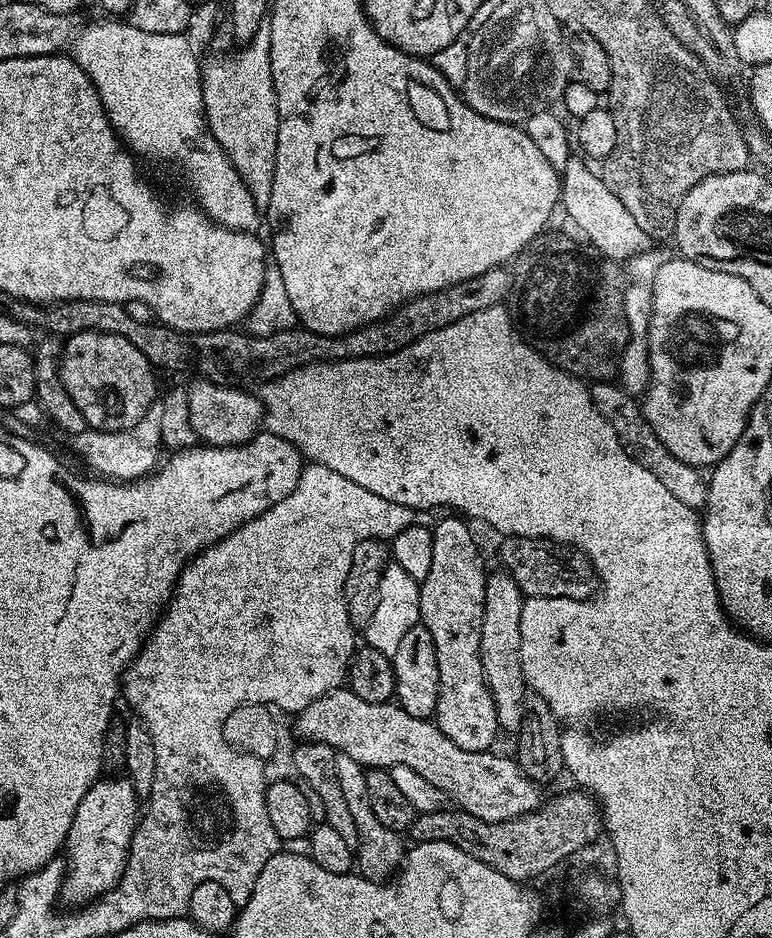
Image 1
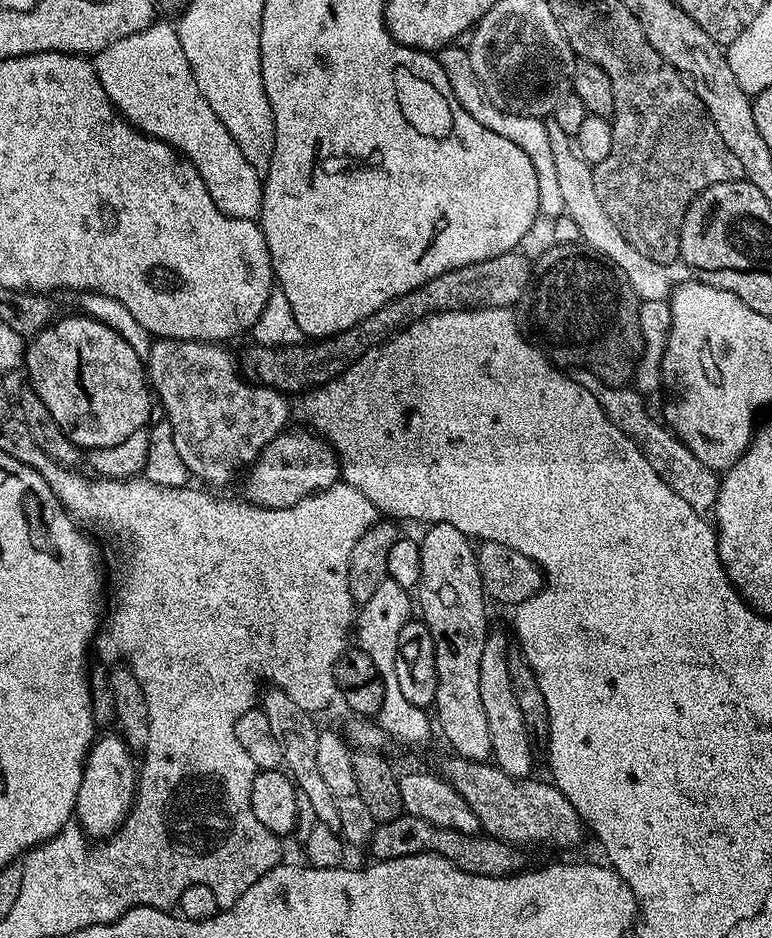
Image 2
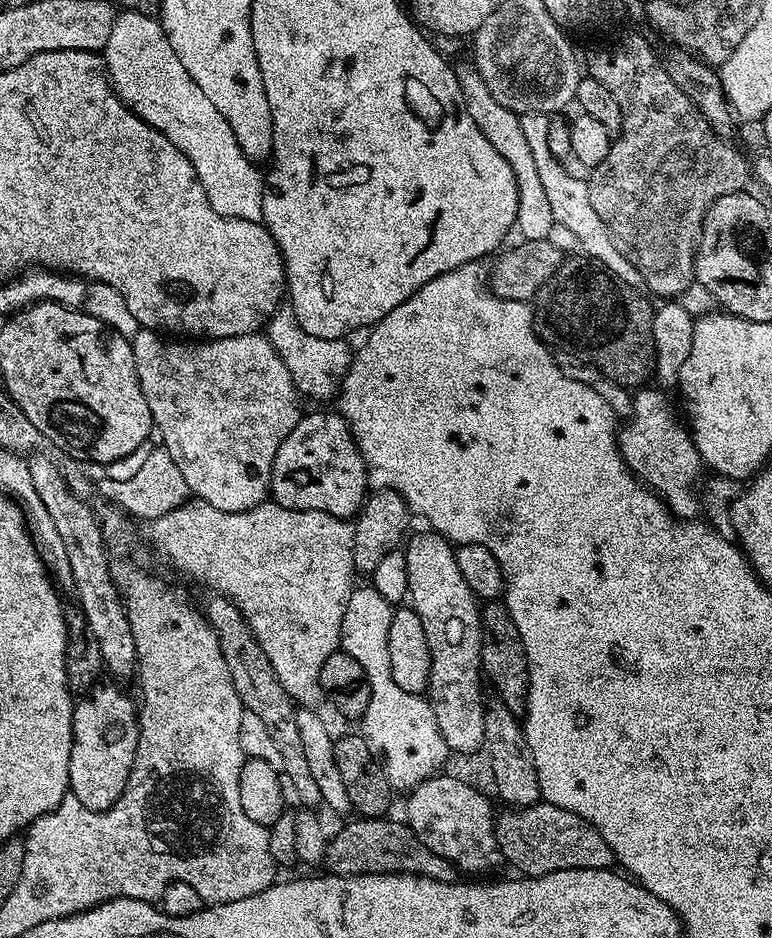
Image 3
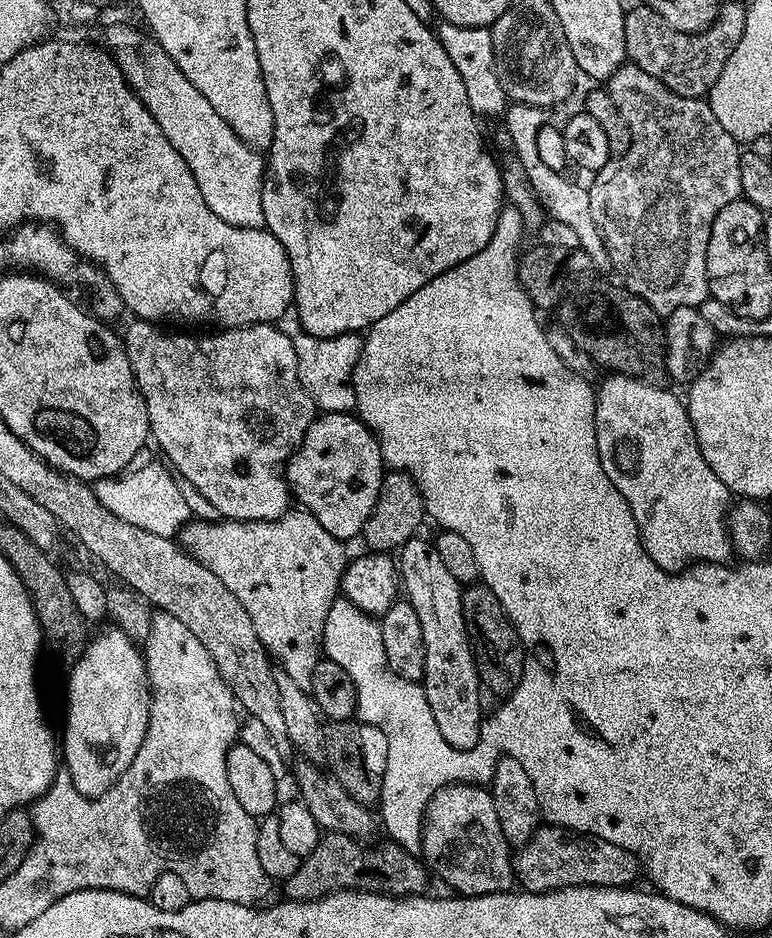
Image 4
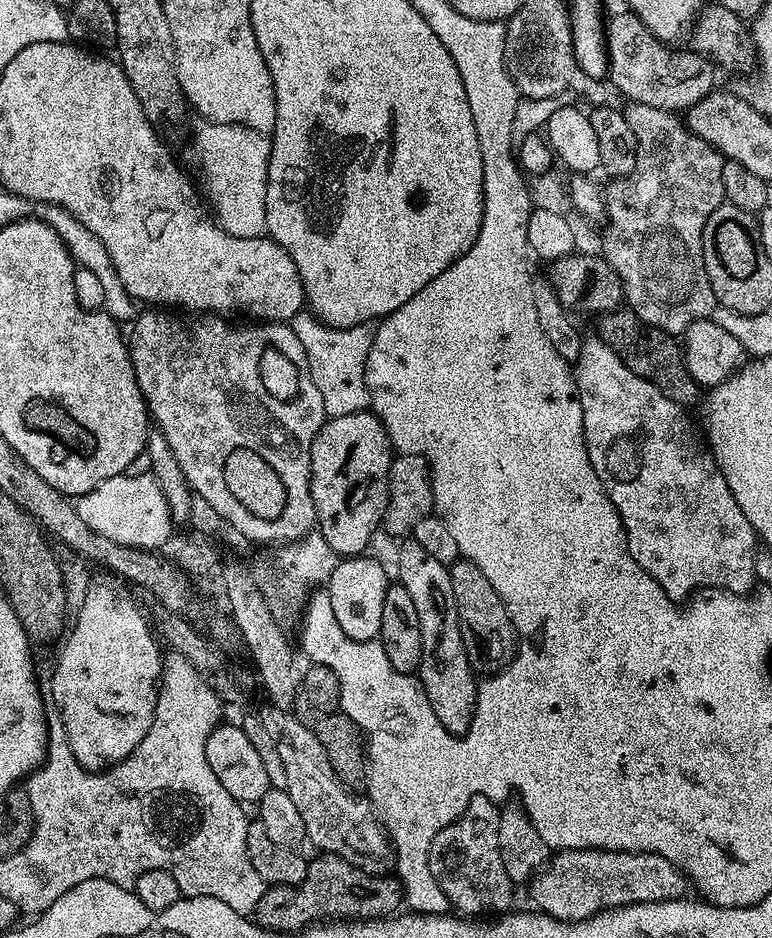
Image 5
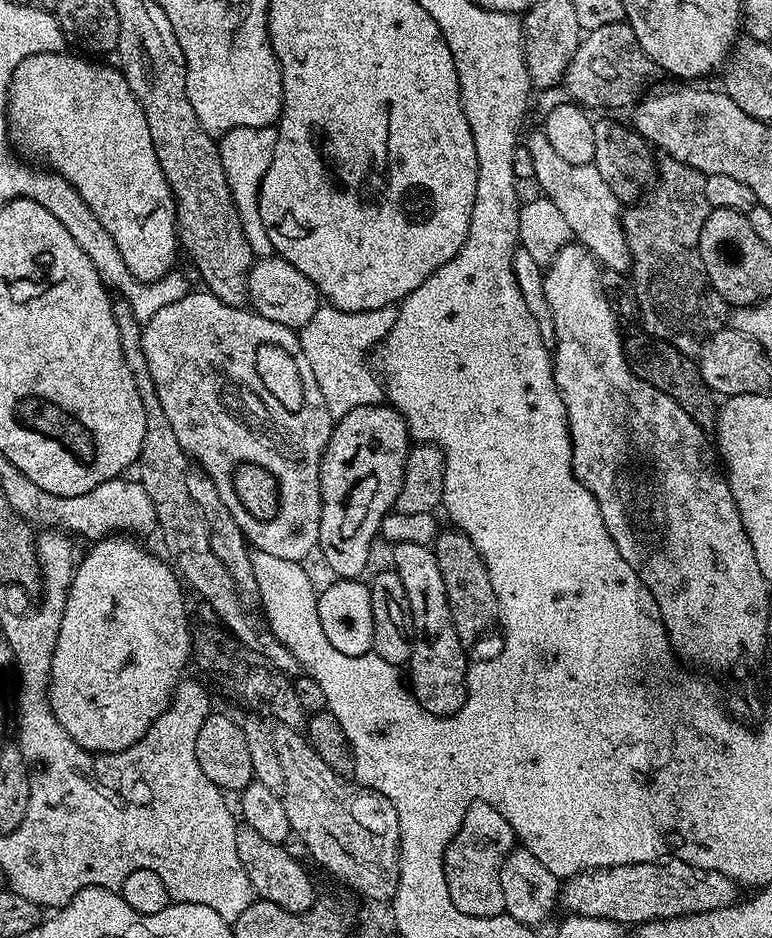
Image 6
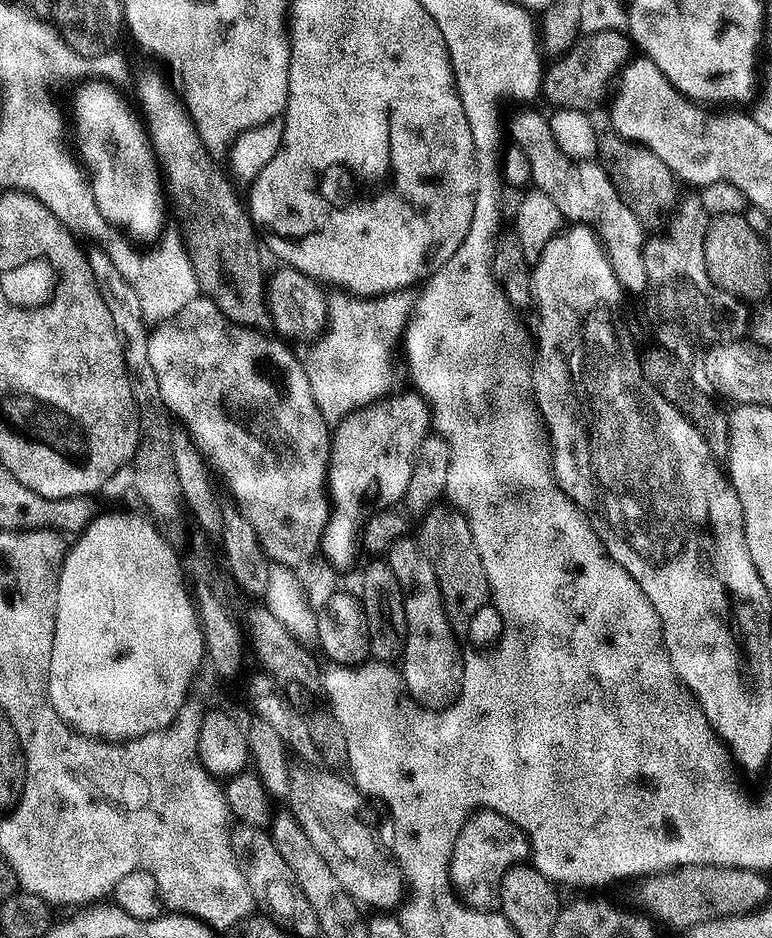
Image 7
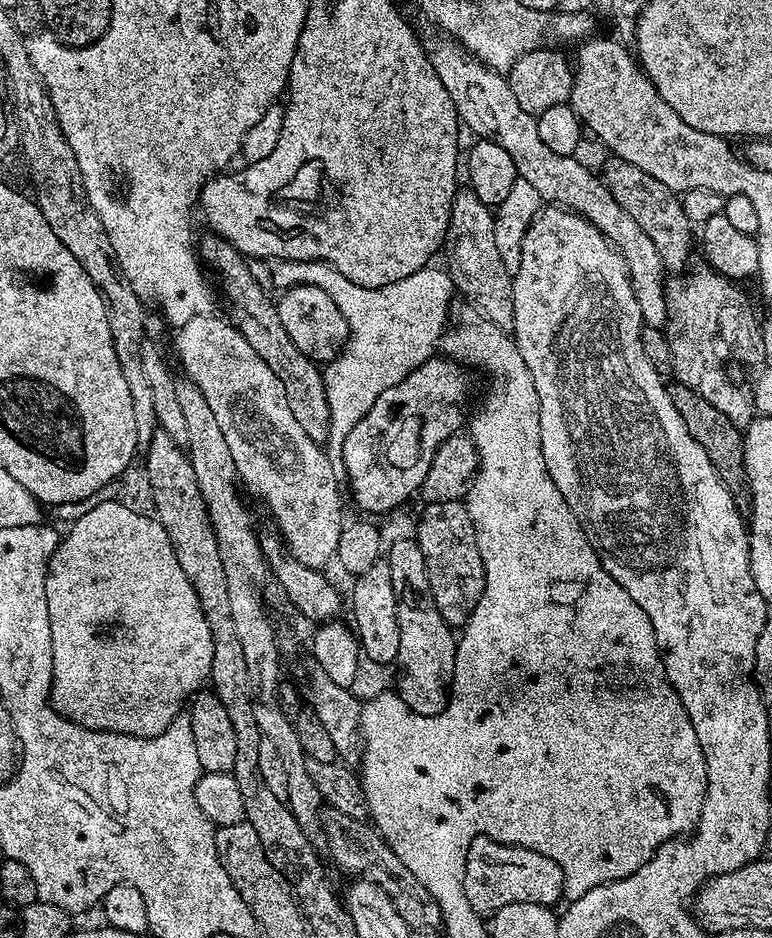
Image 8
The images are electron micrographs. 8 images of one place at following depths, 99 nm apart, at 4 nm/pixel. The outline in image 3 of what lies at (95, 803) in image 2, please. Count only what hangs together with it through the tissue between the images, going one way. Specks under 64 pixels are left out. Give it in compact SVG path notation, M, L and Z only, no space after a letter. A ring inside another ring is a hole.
M100 682L87 695L75 701L68 786L71 795L76 796L86 810L105 812L118 802L134 766L139 737L137 705L132 705L131 698L122 689Z

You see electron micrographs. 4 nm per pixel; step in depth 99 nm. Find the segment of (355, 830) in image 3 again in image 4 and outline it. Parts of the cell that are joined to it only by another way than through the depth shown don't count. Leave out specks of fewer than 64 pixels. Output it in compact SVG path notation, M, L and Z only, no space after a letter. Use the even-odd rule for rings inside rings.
M330 832L321 835L318 846L310 850L308 856L303 857L301 864L290 874L290 878L283 881L283 895L290 900L306 900L318 896L325 896L327 892L338 892L341 889L358 892L381 892L387 896L407 896L420 894L430 881L430 872L427 867L413 853L407 852L402 846L391 842L376 844L371 848L368 842L361 842L355 836L347 836L341 832Z

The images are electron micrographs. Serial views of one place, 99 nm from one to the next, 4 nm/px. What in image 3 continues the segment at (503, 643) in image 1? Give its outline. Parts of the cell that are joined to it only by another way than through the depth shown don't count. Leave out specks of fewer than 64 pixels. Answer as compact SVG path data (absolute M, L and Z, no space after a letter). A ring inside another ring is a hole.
M499 702L487 705L484 721L484 748L488 752L488 764L492 767L492 780L496 783L496 792L505 800L505 805L513 809L528 808L540 800L538 774L534 770L534 758L528 749L524 729L511 707Z

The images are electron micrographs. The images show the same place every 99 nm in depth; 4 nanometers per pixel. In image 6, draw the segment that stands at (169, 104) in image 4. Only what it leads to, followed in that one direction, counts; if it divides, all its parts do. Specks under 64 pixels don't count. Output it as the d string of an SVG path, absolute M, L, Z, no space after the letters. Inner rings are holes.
M237 130L219 137L218 147L224 173L232 191L232 201L236 203L240 224L244 227L246 242L250 242L253 257L263 258L273 255L272 243L266 234L266 226L260 213L260 187L266 170L274 158L276 134L272 130Z

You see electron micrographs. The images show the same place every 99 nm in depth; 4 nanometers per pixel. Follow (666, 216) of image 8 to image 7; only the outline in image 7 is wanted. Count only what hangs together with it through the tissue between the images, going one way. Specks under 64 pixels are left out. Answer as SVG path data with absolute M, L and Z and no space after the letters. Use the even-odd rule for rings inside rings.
M611 130L605 132L605 136L603 133L598 140L598 160L603 164L614 190L618 190L622 202L626 202L630 210L634 210L641 224L649 229L656 228L659 224L661 227L662 221L678 203L676 177L672 175L666 162L658 158L658 154L654 154L648 148L643 148L641 144L624 140Z

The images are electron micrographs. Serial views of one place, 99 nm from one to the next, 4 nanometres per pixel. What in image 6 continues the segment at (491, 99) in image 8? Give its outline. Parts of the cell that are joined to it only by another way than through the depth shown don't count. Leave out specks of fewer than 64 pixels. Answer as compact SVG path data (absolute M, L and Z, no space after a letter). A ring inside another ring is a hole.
M542 130L529 136L527 133L526 147L530 150L530 158L534 158L534 180L540 183L539 191L558 206L573 237L607 271L627 273L632 266L632 255L624 233L622 205L614 190L606 186L602 174L598 174L595 164L574 166L574 162L566 162L556 153L554 146L550 146L550 138L546 138Z

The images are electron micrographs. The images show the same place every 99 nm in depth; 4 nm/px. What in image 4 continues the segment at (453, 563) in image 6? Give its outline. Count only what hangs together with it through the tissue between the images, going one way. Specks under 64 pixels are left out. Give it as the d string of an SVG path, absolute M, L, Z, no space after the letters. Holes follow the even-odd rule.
M482 582L469 584L463 589L462 606L481 685L486 686L487 691L489 688L496 698L508 696L516 689L524 673L524 642L516 633L516 627L510 622L506 610L502 610L498 594L494 594L494 590L490 590Z

